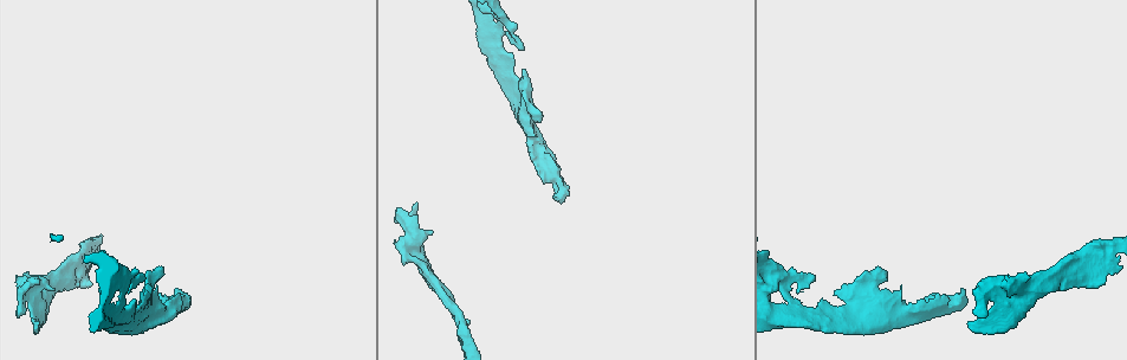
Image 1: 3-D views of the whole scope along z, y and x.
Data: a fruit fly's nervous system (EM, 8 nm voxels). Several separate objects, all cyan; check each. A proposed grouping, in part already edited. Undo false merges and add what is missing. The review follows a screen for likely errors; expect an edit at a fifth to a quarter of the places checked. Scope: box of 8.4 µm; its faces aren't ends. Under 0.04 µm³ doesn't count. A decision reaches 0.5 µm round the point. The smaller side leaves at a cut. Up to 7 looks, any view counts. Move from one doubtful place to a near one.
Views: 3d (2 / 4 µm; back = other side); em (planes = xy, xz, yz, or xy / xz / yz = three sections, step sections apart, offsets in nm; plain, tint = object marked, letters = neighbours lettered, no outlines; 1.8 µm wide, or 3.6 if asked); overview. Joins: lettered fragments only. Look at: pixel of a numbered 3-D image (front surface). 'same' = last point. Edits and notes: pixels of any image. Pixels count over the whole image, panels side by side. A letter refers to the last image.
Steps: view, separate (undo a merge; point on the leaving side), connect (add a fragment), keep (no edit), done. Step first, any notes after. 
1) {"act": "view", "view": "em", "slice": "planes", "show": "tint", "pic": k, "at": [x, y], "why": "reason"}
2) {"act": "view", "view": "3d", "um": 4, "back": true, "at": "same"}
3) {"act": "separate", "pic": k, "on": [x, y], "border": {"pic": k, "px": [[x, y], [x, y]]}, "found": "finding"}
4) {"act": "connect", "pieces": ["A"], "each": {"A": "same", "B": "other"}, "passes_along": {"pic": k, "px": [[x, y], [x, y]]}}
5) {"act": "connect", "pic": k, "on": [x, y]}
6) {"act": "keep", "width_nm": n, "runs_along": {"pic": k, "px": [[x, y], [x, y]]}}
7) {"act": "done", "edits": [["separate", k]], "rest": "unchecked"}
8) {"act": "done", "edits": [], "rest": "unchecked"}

{"act": "view", "view": "em", "slice": "planes", "show": "tint", "pic": 1, "at": [962, 290]}

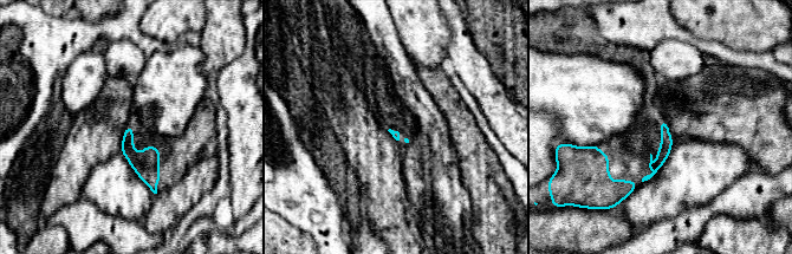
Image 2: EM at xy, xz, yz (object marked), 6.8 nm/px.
{"act": "view", "view": "em", "slice": "planes", "show": "letters", "at": "same"}

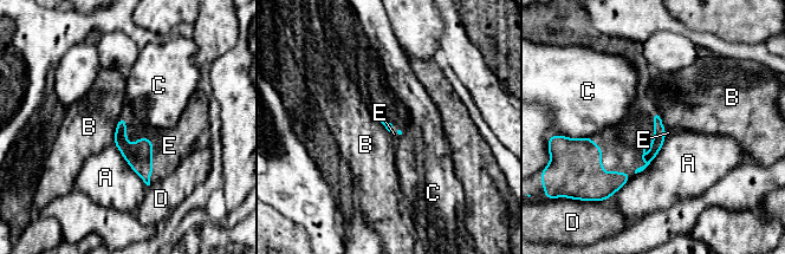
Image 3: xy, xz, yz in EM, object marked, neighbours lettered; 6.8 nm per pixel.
{"act": "connect", "pieces": ["E"], "longest_contact_nm": ["A", 360], "each": {"A": "other", "B": "other", "C": "other", "D": "other", "E": "same"}, "passes_along": {"pic": 3, "px": [[140, 157], [151, 157], [169, 145]]}, "found": "it goes on there"}

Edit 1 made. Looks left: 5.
{"act": "view", "view": "overview", "why": "redraw"}

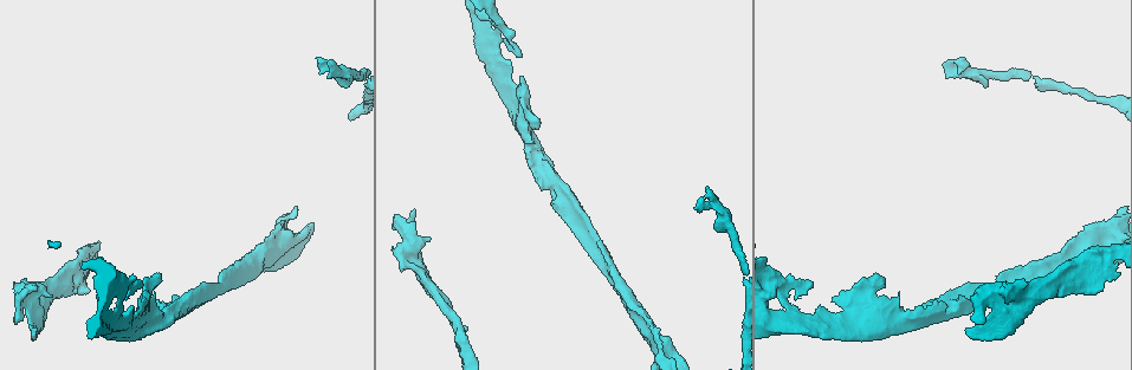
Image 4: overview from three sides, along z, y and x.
{"act": "view", "view": "3d", "um": 2, "back": true, "pic": 4, "at": [786, 307]}

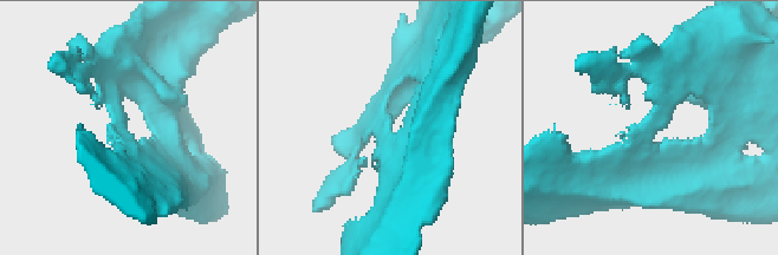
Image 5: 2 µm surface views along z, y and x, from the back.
{"act": "view", "view": "em", "um": 3.6, "slice": "planes", "show": "letters", "pic": 5, "at": [651, 123]}

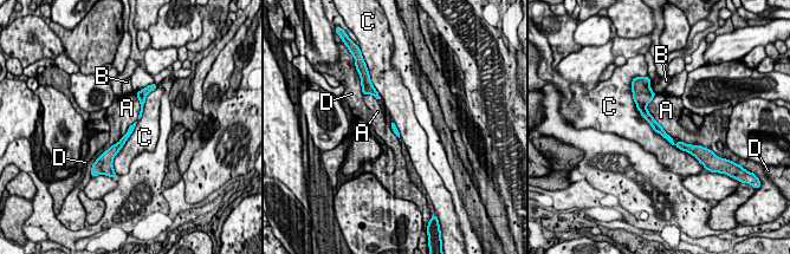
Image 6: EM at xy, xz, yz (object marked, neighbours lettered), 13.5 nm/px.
{"act": "keep", "width_nm": 70, "each": {"A": "other", "B": "other", "C": "other", "D": "other"}, "found": "all the same cell"}

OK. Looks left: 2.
{"act": "view", "view": "3d", "um": 2, "pic": 4, "at": [1047, 284], "why": "three arms meet"}

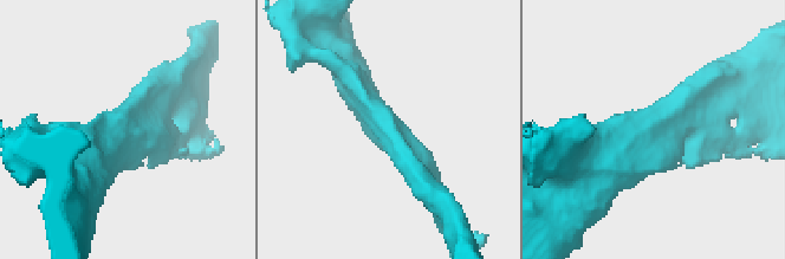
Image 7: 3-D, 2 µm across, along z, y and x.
{"act": "view", "view": "em", "um": 3.6, "slice": "xz", "step": 16, "show": "letters", "pic": 7, "at": [389, 129], "arms": 3, "arm_widths_nm": [190, 200, 260]}

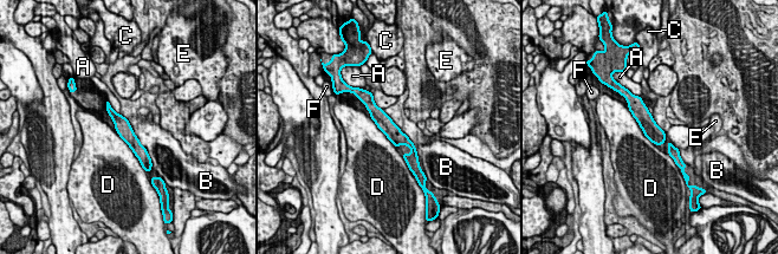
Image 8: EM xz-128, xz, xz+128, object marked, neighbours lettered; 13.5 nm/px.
{"act": "keep", "longest_contact_nm": ["B", 650], "each": {"A": "other", "B": "other", "C": "other", "D": "other", "E": "other", "F": "other"}, "found": "all the same cell"}

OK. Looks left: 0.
{"act": "done", "edits": [["connect", 3]], "rest": "unchecked"}

